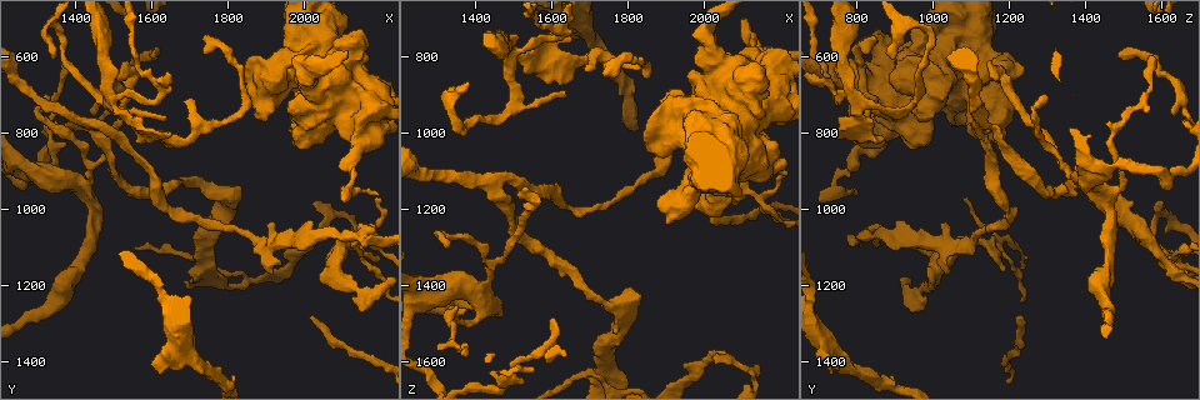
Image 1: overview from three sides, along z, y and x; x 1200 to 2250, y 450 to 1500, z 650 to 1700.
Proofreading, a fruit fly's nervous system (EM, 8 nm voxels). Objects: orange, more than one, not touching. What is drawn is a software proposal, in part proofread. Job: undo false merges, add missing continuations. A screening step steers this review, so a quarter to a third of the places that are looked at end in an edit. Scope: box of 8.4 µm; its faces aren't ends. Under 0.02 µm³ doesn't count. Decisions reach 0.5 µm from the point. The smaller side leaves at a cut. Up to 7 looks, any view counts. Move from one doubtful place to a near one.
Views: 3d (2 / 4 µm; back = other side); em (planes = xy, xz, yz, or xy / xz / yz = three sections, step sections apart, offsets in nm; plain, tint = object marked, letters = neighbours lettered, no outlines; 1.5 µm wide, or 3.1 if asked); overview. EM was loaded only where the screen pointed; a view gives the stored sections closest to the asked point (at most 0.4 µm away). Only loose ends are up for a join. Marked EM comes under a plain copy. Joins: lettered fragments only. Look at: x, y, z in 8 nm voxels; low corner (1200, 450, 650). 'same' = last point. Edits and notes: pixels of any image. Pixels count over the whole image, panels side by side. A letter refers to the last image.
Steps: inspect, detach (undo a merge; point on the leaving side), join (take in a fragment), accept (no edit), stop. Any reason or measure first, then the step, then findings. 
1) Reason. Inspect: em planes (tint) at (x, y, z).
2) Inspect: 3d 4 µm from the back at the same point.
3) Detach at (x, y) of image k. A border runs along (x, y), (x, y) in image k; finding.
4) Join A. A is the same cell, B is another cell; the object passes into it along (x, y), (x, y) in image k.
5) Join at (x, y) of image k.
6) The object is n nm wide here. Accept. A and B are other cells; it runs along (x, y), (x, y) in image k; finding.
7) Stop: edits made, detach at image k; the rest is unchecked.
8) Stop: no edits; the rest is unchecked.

Abrupt turn. Inspect: em yz step 8 (letters) at (1500, 740, 920).

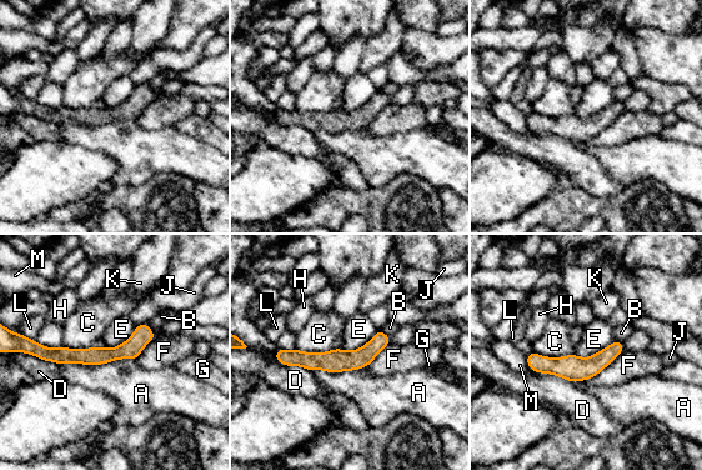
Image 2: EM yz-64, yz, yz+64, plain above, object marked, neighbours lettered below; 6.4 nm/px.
Accept. A, B, C, D, E, F, G, H, J, K, L and M are other cells; a border runs along (613, 341), (588, 356), (573, 353) in image 2; all the same cell.

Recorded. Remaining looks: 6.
Inspect: 3d 4 µm at (1530, 620, 1140).

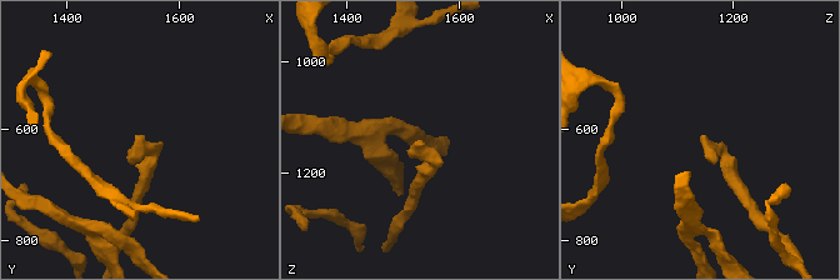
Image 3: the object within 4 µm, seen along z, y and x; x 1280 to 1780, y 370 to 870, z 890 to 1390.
Inspect: em yz step 4 (letters) at (1530, 610, 1140).

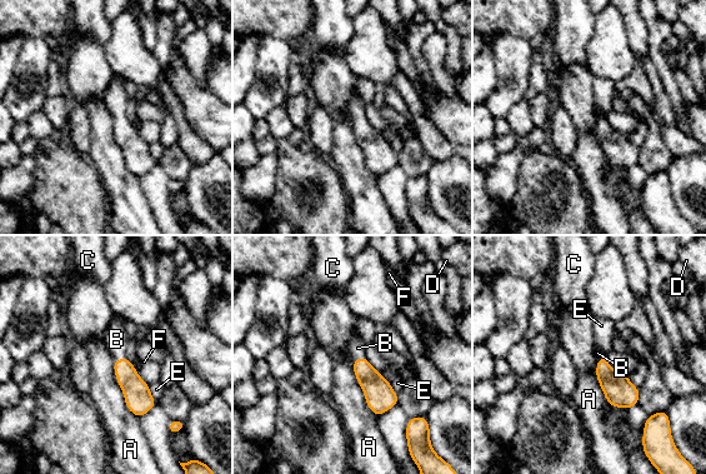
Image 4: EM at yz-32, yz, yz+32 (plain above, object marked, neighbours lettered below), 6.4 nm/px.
Join B. B is the same cell, A, C, D, E and F are other cells; it goes on there.

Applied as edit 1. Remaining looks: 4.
Thick turns thin. Inspect: em yz step 8 (tint) at (2185, 760, 1085).

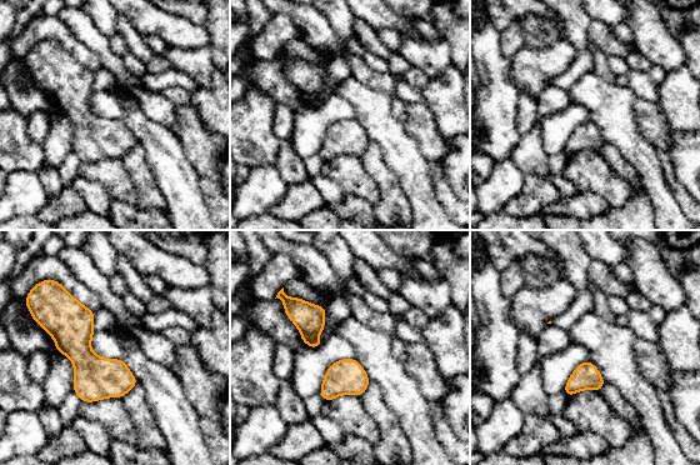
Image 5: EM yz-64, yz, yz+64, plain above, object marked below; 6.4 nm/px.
Another direction. Inspect: em planes (tint) at the same point.

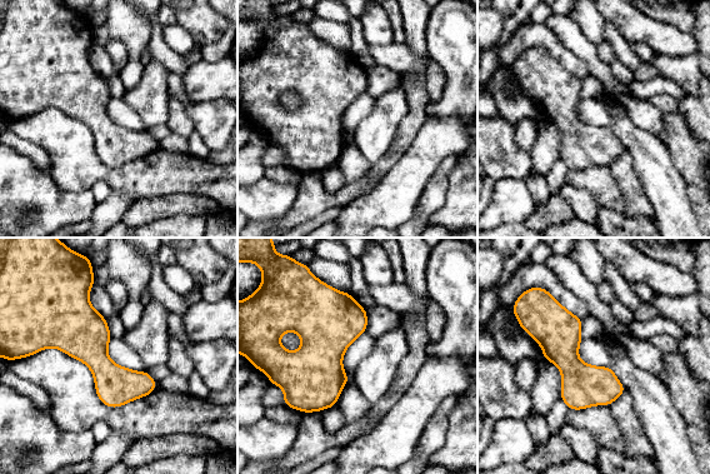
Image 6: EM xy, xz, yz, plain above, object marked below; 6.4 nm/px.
What lies round it. Inspect: em planes (letters) at the same point.

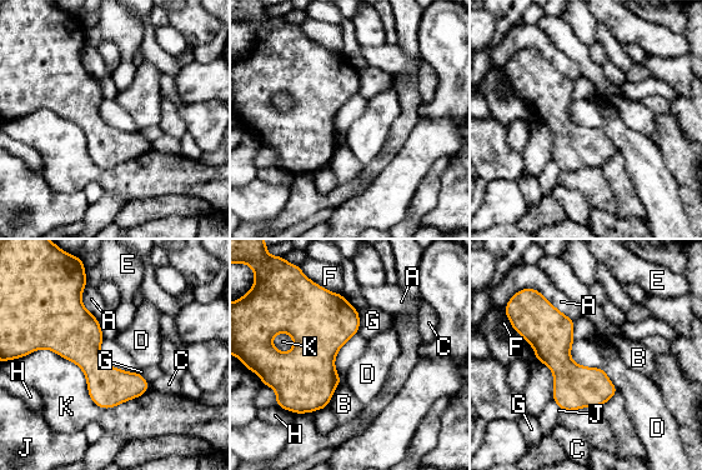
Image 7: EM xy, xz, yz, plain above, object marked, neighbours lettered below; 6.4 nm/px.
The longest contact is with K, 800 nm. Accept. A, B, C, D, E, F, G, H, J and K are other cells; a border runs along (601, 368), (620, 391) in image 7; all the same cell.

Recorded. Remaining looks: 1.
Stop: edits made, join at image 4; the rest is unchecked.

